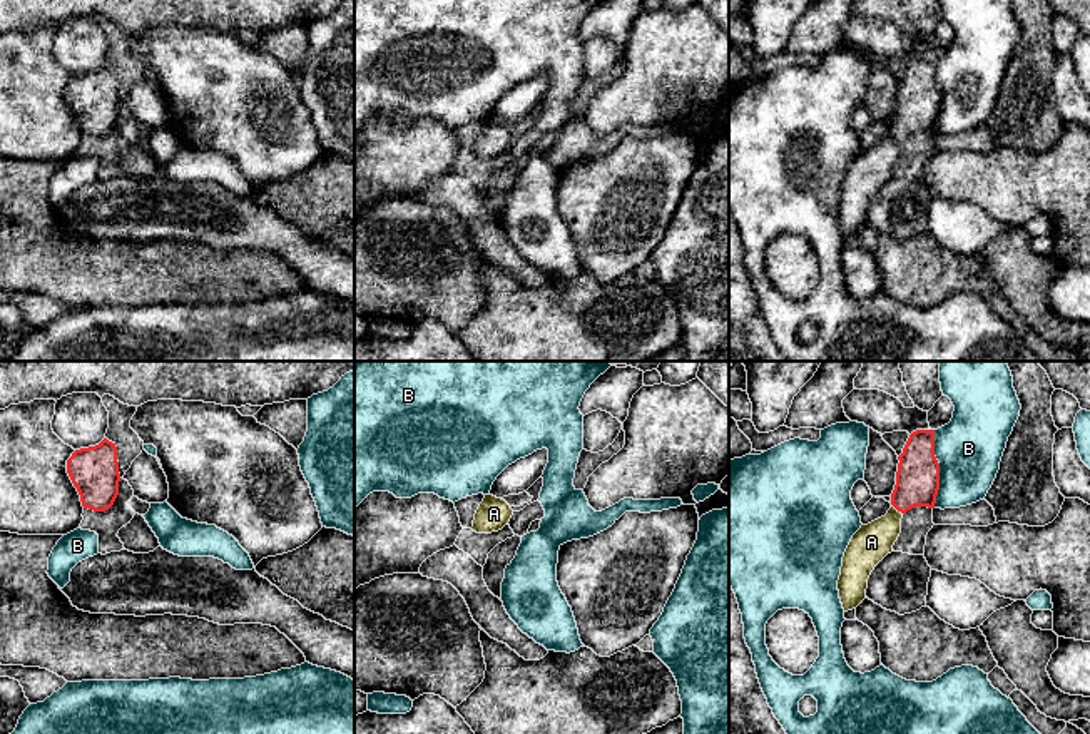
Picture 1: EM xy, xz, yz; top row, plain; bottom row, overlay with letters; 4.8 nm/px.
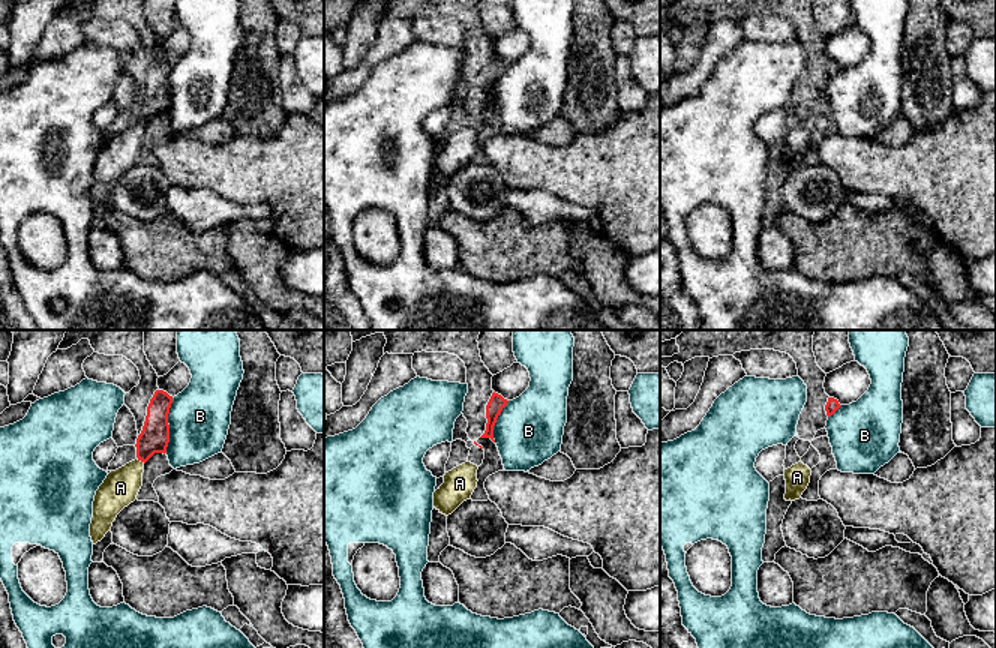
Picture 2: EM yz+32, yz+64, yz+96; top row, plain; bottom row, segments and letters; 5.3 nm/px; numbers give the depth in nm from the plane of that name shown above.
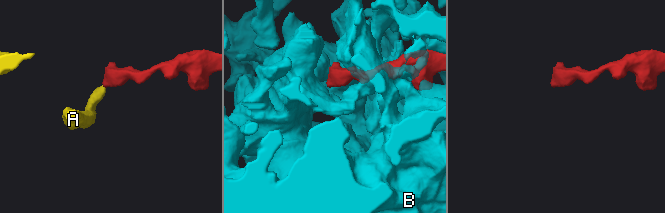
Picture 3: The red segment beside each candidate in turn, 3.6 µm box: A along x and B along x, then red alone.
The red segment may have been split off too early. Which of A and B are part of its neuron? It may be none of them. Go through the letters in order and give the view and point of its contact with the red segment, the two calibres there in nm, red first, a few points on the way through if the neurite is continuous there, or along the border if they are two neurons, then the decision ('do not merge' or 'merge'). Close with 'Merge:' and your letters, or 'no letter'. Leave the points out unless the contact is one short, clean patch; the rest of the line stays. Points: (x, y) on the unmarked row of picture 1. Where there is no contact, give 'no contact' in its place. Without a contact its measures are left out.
A: yz (896, 134) | 200/180 nm | across yz (918, 96), (916, 111), (896, 134), (891, 147), (871, 168) | merge
B: yz (938, 94) | 200/320 nm | do not merge
Merge: A

